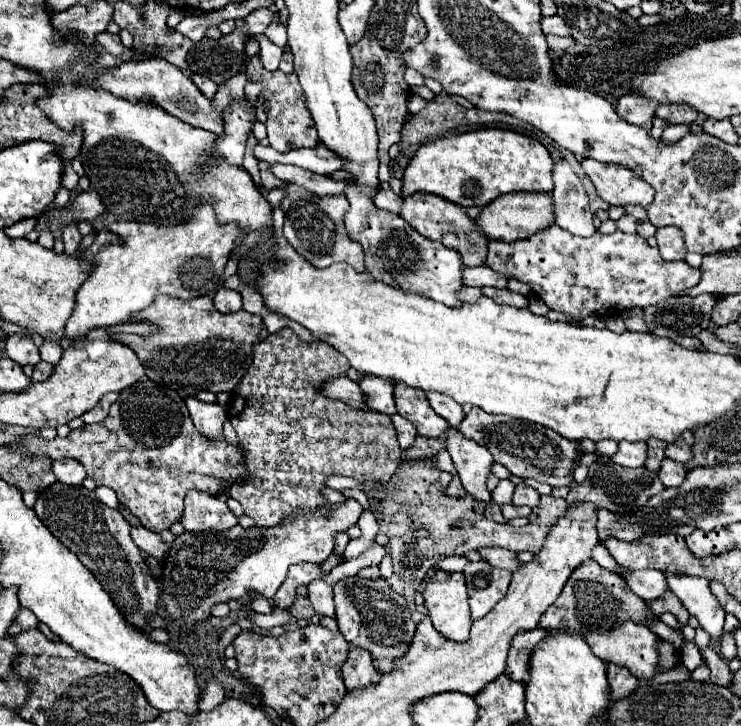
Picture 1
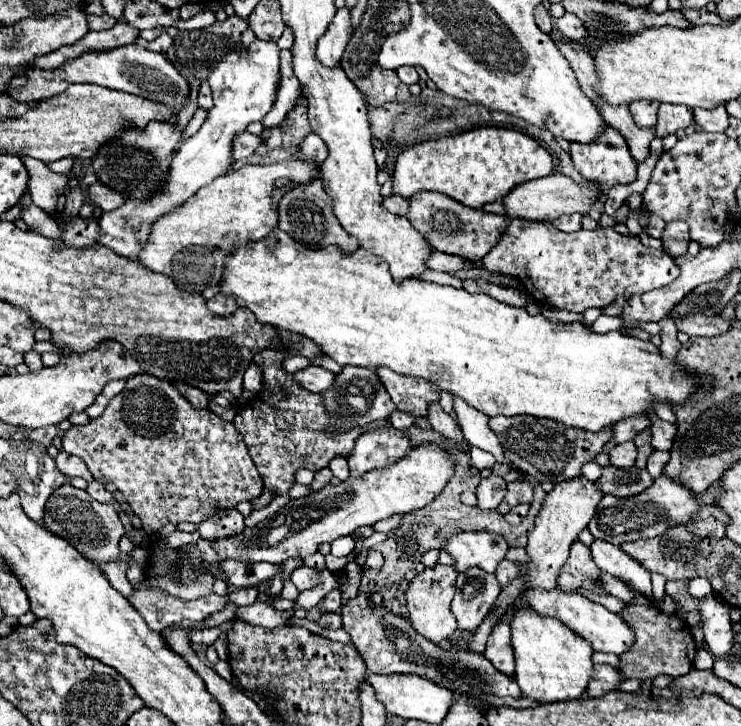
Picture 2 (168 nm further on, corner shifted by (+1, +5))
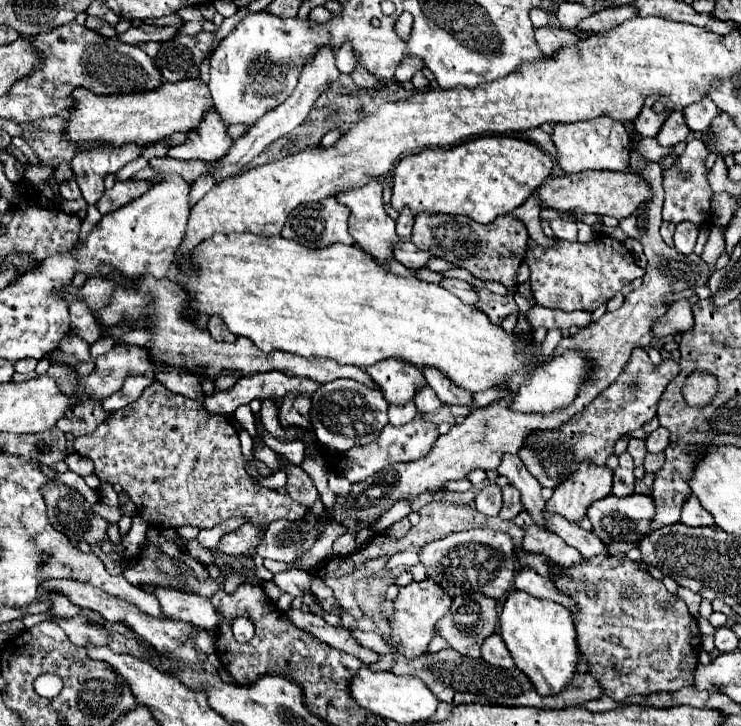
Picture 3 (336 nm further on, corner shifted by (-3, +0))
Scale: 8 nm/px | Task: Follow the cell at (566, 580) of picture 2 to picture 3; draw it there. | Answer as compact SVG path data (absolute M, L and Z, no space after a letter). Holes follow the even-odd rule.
M521 511L515 519L513 519L519 527L525 529L525 536L522 543L523 550L530 553L544 553L547 561L551 565L561 565L565 569L581 563L581 553L567 545L565 541L561 541L559 535L541 528L531 519L531 515L527 511Z

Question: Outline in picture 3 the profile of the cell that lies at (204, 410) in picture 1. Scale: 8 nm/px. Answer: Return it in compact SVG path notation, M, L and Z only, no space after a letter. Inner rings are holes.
M159 369L155 373L157 381L161 381L171 393L179 393L183 397L189 397L193 401L203 403L203 389L201 381L193 377L193 373L177 373L177 369Z

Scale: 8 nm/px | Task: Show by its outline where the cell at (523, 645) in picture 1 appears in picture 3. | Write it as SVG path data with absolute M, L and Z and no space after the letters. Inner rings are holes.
M493 633L485 639L485 643L481 647L481 657L495 667L503 667L503 669L513 669L515 667L513 659L511 659L511 653L507 651L507 645L503 643L499 633Z

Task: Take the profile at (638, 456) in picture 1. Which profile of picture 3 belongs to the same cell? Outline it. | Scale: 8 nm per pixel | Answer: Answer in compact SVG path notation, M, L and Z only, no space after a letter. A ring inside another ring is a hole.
M625 451L625 453L619 455L619 467L613 473L613 495L617 495L617 497L631 495L633 483L635 483L633 457L629 457L629 453Z

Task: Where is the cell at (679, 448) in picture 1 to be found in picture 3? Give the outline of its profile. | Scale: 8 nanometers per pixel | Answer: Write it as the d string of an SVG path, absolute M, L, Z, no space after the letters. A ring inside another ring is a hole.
M659 427L645 441L647 441L647 451L649 453L663 453L669 445L669 431L665 427Z

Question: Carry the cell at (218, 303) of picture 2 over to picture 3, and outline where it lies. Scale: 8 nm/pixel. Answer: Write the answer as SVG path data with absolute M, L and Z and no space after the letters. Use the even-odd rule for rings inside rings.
M211 315L211 317L209 317L207 329L209 329L209 333L211 333L217 341L235 341L235 339L237 339L237 335L233 335L233 333L227 329L227 325L223 323L223 319L217 317L217 315Z

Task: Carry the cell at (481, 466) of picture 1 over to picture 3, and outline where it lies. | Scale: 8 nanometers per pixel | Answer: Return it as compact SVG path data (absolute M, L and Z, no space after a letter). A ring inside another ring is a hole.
M431 387L421 389L421 393L415 397L413 403L417 405L417 409L419 409L421 413L435 413L435 411L441 409L441 405L443 405L443 403L439 401L439 397L433 393Z

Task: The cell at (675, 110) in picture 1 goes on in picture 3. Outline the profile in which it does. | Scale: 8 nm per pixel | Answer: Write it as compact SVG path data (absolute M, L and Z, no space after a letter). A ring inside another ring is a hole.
M673 111L667 121L663 123L661 131L657 133L657 141L661 147L673 147L679 141L685 141L689 135L689 127L681 111Z

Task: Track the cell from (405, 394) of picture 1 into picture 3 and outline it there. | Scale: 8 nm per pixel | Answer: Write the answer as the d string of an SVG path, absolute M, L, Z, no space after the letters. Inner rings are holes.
M381 361L377 365L371 365L367 369L367 373L379 385L385 399L391 405L407 405L407 403L411 403L415 399L417 391L427 385L427 381L425 381L425 377L423 377L423 373L419 369L413 369L411 365L401 365L401 361Z

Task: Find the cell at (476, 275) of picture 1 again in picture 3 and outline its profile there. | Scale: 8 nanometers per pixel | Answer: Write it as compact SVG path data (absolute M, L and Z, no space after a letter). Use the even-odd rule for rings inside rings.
M405 239L403 245L399 245L397 251L395 251L395 259L397 259L399 263L403 263L405 267L423 269L423 267L427 267L429 259L433 259L433 255L427 253L427 251L417 249L409 239Z

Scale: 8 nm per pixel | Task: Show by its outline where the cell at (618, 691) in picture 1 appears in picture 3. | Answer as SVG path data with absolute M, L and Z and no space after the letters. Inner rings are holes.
M397 647L393 653L393 667L391 671L395 675L413 675L425 681L425 685L439 697L439 701L447 701L453 705L469 705L469 703L481 703L481 705L531 705L539 709L561 709L569 705L577 705L589 699L599 699L603 695L603 687L591 673L577 673L573 679L573 685L565 689L565 693L559 693L557 697L541 697L539 693L533 693L533 685L529 685L529 679L519 671L511 669L505 671L501 667L493 667L483 659L465 657L461 653L455 653L453 649L443 649L439 653L425 651L423 655L409 659L405 657Z

